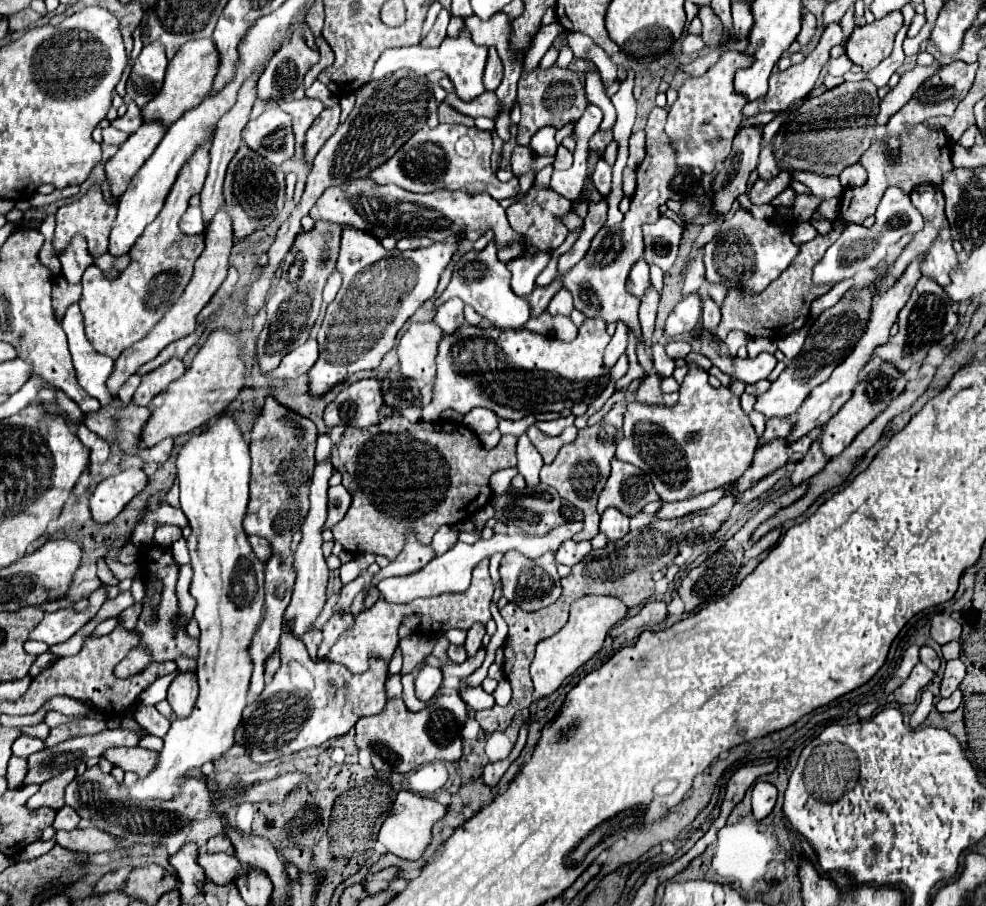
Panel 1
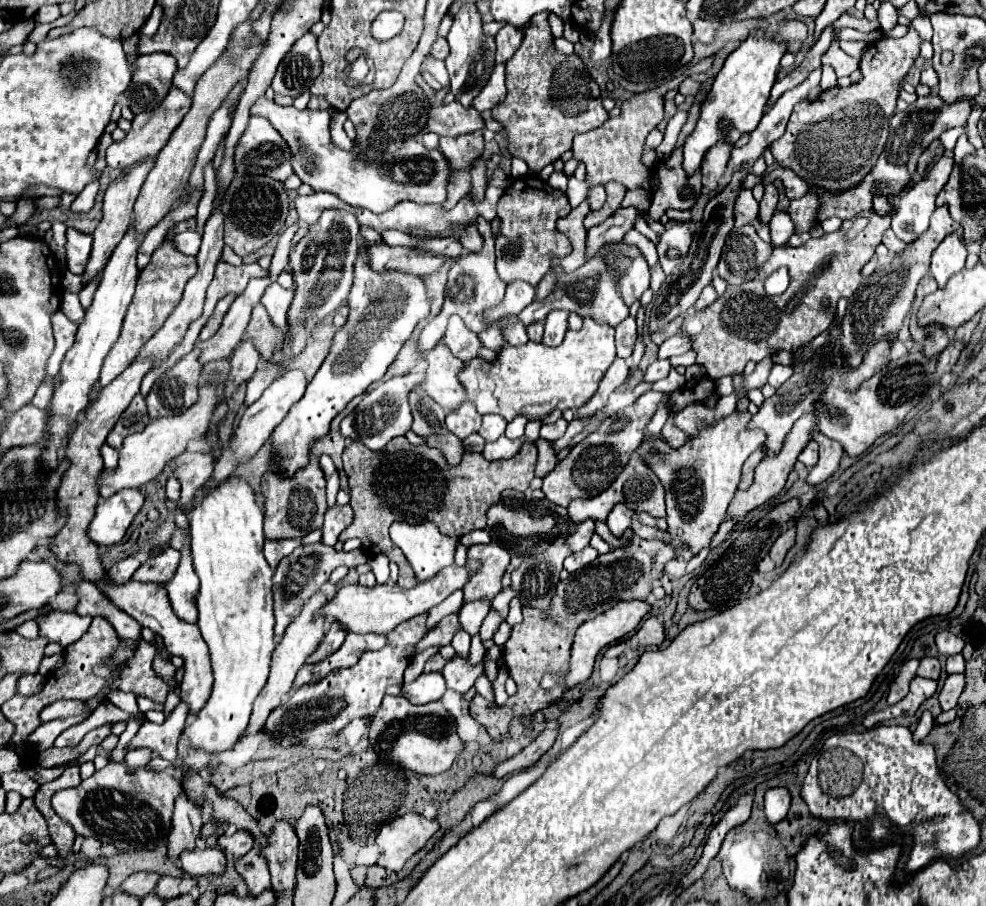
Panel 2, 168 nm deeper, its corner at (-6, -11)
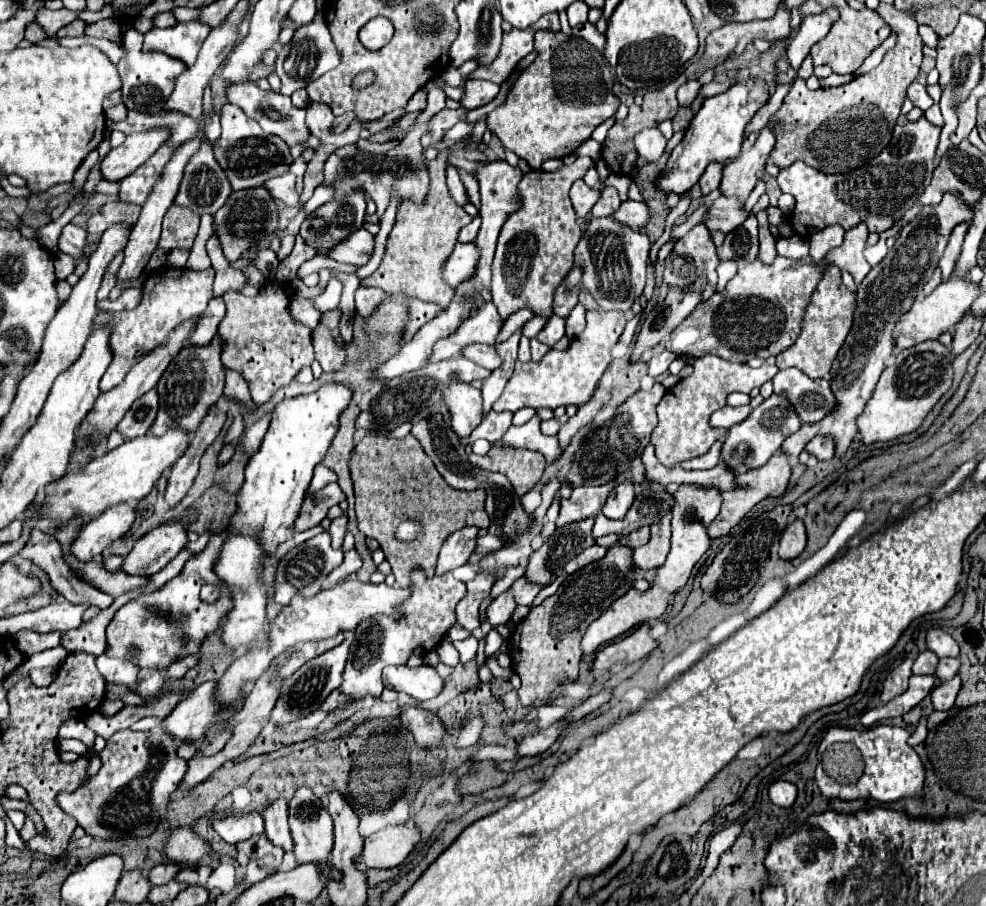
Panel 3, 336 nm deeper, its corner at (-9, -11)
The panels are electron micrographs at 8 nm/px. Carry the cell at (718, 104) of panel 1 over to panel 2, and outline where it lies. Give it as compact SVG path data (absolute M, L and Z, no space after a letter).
M720 141L718 145L714 145L702 161L702 185L708 189L716 189L718 187L718 179L722 177L722 173L726 171L726 163L730 159L730 151L732 145Z

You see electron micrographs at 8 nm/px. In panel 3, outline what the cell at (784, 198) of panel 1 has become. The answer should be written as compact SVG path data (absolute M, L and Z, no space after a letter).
M799 235L790 237L779 237L776 240L776 250L781 256L793 259L800 259L809 254L809 243Z

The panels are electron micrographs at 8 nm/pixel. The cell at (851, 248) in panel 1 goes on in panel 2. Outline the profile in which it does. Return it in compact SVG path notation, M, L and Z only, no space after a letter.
M942 157L922 181L918 181L910 191L900 195L896 213L892 217L892 229L896 231L898 239L910 243L928 229L930 215L936 209L934 201L940 189L946 185L952 165L954 161L950 157Z

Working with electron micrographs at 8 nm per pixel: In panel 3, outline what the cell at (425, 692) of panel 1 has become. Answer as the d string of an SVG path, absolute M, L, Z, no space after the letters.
M429 665L385 667L383 677L385 677L385 687L391 687L391 689L405 693L405 695L411 695L417 701L435 699L443 689L443 679Z

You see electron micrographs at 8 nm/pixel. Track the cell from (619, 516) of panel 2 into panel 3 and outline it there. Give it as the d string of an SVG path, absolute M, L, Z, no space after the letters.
M621 483L617 489L613 489L609 501L605 503L603 515L609 519L623 519L627 515L627 511L631 509L635 501L635 493L633 493L633 485L625 485Z

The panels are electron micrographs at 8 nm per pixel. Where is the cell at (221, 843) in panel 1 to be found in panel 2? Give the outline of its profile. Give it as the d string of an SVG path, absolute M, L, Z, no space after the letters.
M242 829L226 831L218 837L218 847L232 853L234 857L242 857L254 847L254 835L242 831Z

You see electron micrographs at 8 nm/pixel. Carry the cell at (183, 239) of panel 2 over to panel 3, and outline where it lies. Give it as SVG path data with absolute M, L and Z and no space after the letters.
M177 247L177 249L173 249L173 251L169 253L167 263L169 263L169 265L177 265L177 267L185 267L185 263L187 263L187 259L189 259L189 253L191 253L191 249Z

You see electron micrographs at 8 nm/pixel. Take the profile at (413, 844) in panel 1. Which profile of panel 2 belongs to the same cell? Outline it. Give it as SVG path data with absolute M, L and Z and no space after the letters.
M406 813L388 821L376 835L376 845L380 849L378 865L388 871L400 871L436 831L438 823L422 817L420 813Z

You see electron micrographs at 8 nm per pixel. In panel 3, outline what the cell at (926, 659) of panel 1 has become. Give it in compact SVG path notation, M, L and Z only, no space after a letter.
M923 651L917 659L915 659L915 665L913 665L913 673L919 673L919 675L933 675L935 673L935 667L937 667L939 659L931 653L931 651Z

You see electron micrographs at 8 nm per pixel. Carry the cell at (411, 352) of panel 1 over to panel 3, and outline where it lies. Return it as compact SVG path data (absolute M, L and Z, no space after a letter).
M457 375L451 377L451 383L443 391L443 403L451 413L451 427L459 437L469 437L481 423L481 391Z

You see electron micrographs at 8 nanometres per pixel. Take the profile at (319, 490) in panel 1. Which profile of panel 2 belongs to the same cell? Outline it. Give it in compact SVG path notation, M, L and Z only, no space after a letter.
M318 591L318 593L312 595L310 601L302 607L300 617L298 617L292 625L288 625L288 629L286 629L280 645L278 645L276 651L272 653L272 665L270 665L268 683L266 683L266 687L260 691L258 699L254 701L254 711L252 711L252 717L250 717L250 725L246 727L246 733L244 733L244 735L248 735L248 733L258 733L258 731L262 729L262 725L266 723L266 717L268 717L268 715L274 711L274 707L278 707L278 705L286 699L286 695L290 693L294 675L296 675L298 669L306 663L306 657L312 655L314 649L318 647L318 643L322 641L322 637L324 637L324 633L326 633L326 621L324 621L324 619L314 619L314 613L316 613L324 603L326 603L326 595Z

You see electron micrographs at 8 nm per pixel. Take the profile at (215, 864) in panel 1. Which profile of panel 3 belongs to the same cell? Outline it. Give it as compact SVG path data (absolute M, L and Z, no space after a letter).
M189 827L175 829L169 837L169 841L165 843L167 857L181 867L197 865L199 859L203 855L207 855L209 851L211 851L209 843L205 839L201 839L197 833L193 833Z

